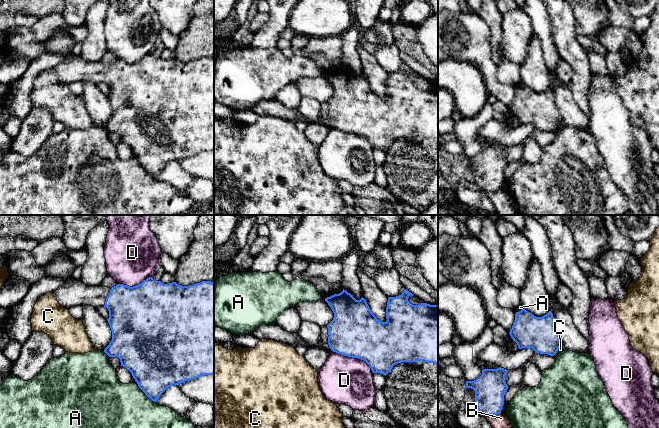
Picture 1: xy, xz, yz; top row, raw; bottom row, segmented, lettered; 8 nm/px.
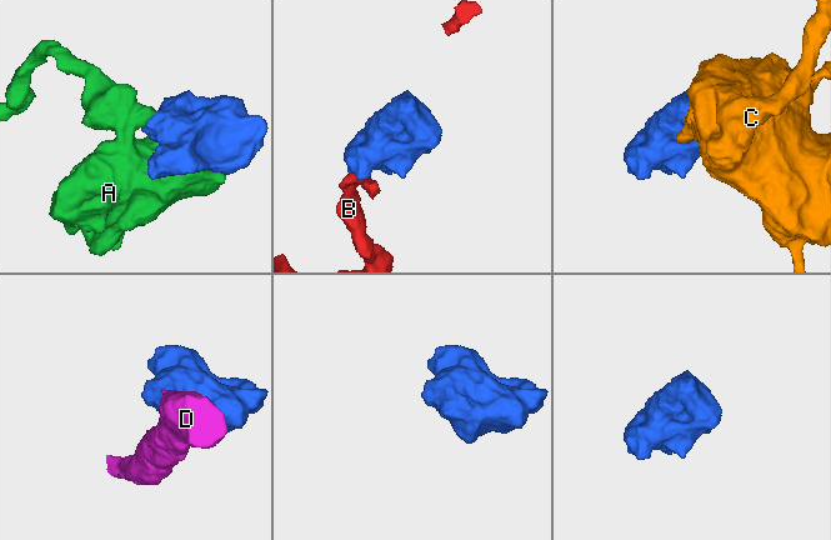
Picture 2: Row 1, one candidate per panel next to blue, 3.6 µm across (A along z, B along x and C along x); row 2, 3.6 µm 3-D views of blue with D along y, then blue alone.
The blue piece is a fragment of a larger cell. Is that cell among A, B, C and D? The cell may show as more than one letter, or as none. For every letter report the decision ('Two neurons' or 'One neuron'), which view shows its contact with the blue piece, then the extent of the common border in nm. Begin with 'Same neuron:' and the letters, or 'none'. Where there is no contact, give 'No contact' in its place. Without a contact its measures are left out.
Same neuron: none
A: Two neurons. Touches blue in xy. Shared border 190 nm
B: Two neurons. Touches blue in yz. Shared border 150 nm
C: Two neurons. Touches blue in yz. Shared border 120 nm
D: Two neurons. Touches blue in xz. Shared border 380 nm

